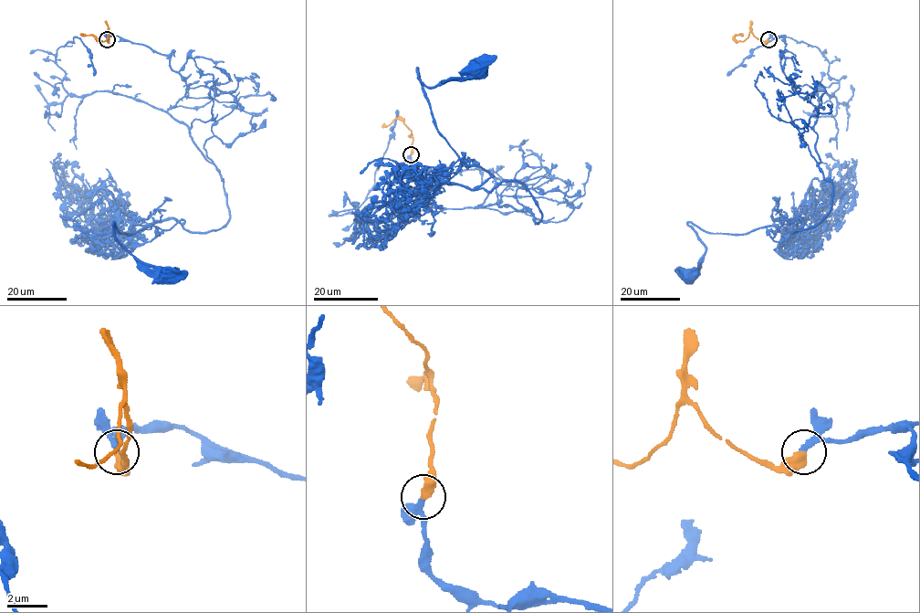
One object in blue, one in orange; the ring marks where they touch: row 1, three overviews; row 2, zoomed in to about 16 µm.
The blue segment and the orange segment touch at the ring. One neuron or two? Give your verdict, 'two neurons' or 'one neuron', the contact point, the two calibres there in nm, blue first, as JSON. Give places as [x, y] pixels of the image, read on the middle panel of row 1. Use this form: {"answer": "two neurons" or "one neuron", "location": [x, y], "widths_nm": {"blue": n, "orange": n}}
{"answer": "one neuron", "location": [411, 154], "widths_nm": {"blue": 220, "orange": 550}}

